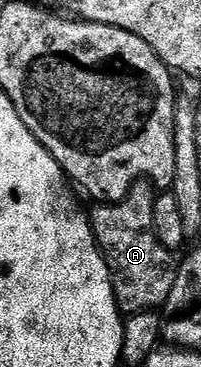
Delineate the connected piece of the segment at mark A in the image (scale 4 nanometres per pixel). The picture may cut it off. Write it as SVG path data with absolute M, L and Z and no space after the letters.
M143 180L132 187L124 200L98 204L93 207L95 210L89 211L90 224L94 227L98 249L105 256L110 269L114 298L118 301L119 310L126 316L165 307L180 269L175 251L164 248L164 244L156 240L152 224L155 197L155 187Z

